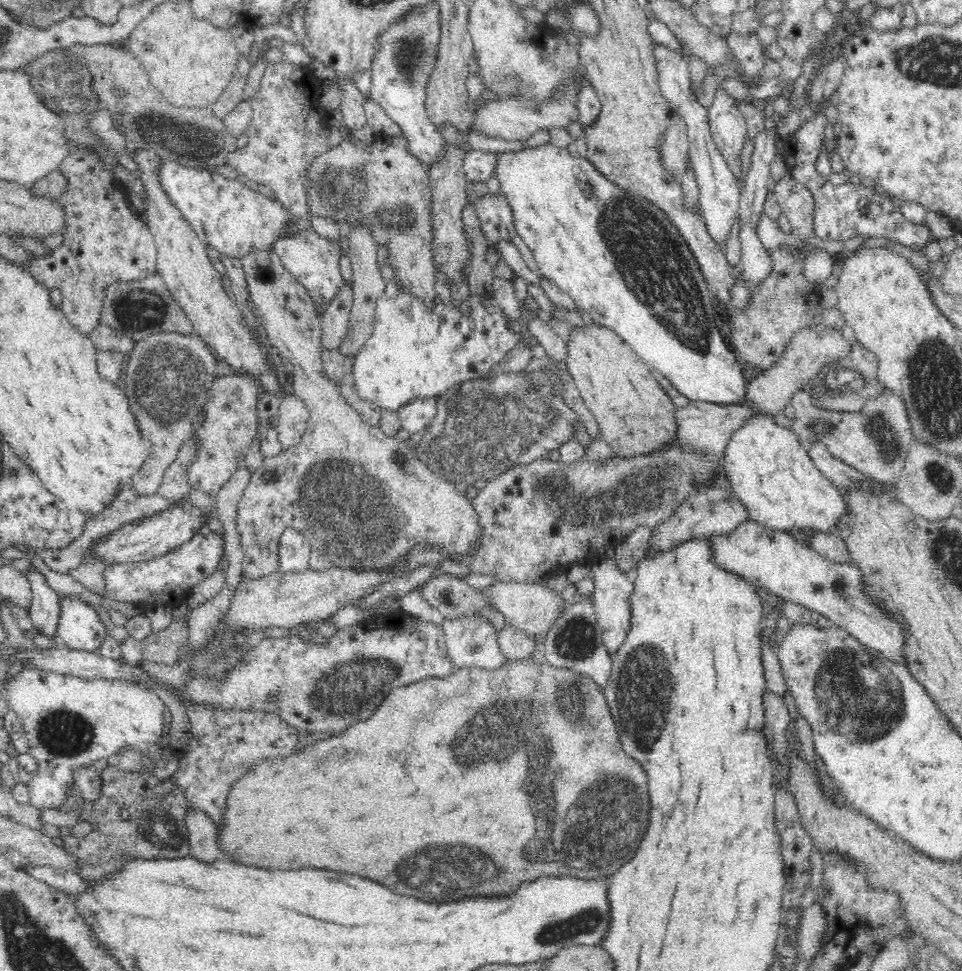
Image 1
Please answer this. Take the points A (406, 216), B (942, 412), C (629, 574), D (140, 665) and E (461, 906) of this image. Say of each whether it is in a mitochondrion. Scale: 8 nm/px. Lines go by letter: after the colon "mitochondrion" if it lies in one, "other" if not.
A: mitochondrion
B: mitochondrion
C: other
D: other
E: mitochondrion

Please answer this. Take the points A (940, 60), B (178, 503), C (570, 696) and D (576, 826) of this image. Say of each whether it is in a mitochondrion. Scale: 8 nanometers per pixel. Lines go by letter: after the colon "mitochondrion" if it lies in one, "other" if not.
A: mitochondrion
B: other
C: mitochondrion
D: mitochondrion

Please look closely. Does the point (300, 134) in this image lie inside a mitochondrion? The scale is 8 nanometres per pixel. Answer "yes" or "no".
no

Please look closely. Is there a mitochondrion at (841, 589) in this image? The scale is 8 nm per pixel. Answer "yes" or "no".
yes

